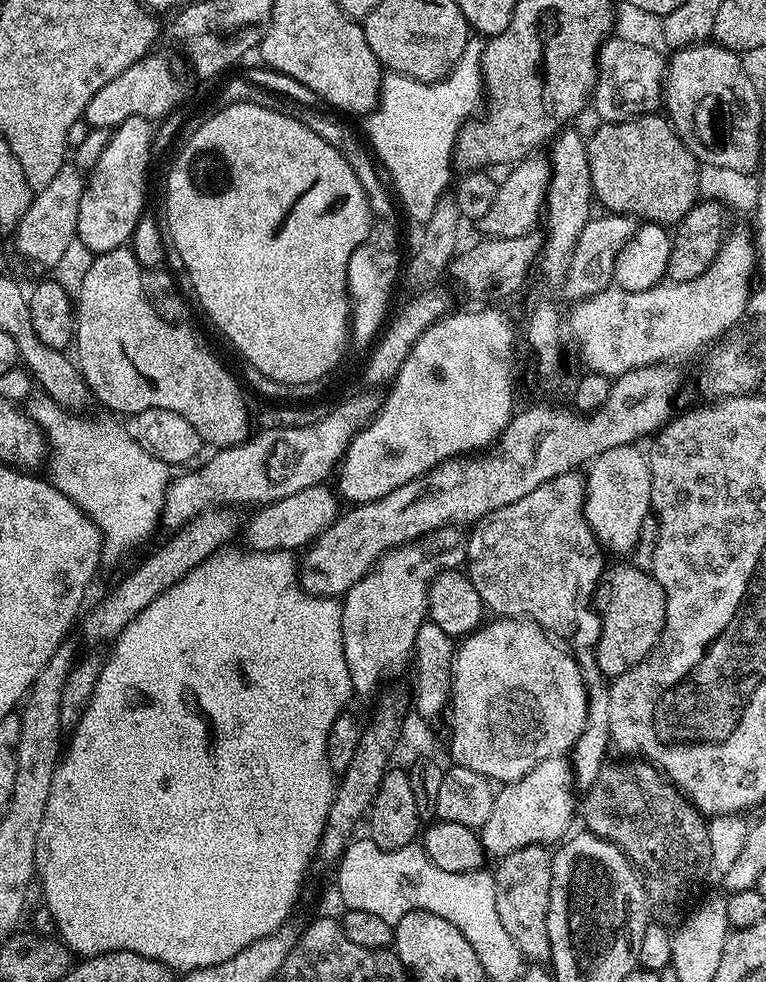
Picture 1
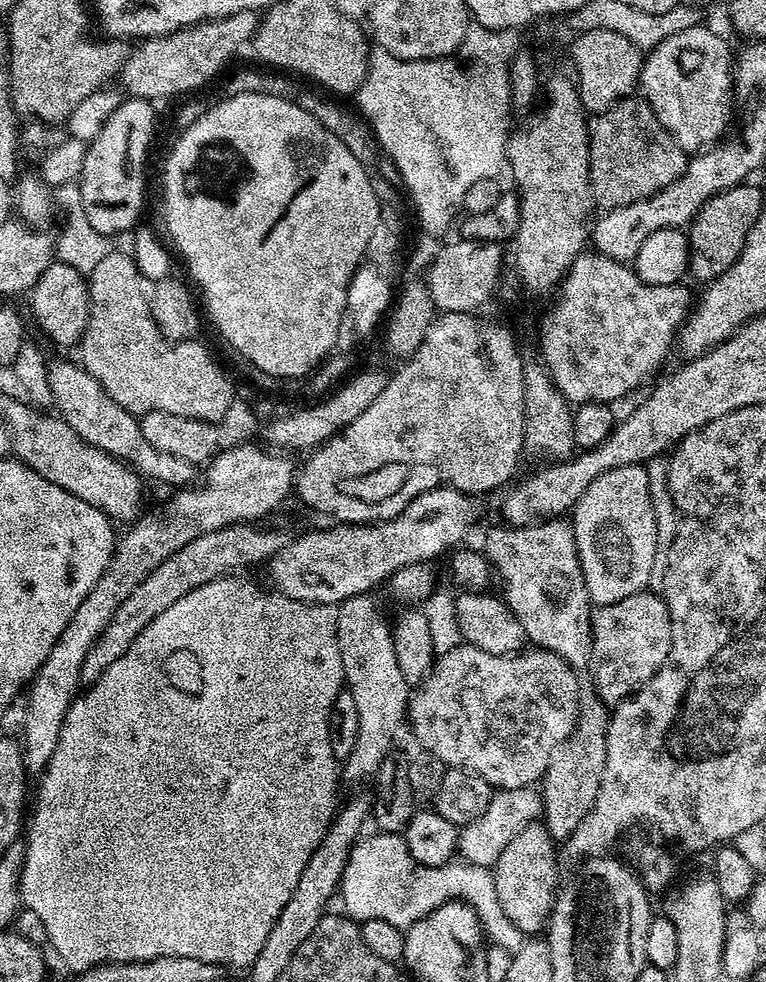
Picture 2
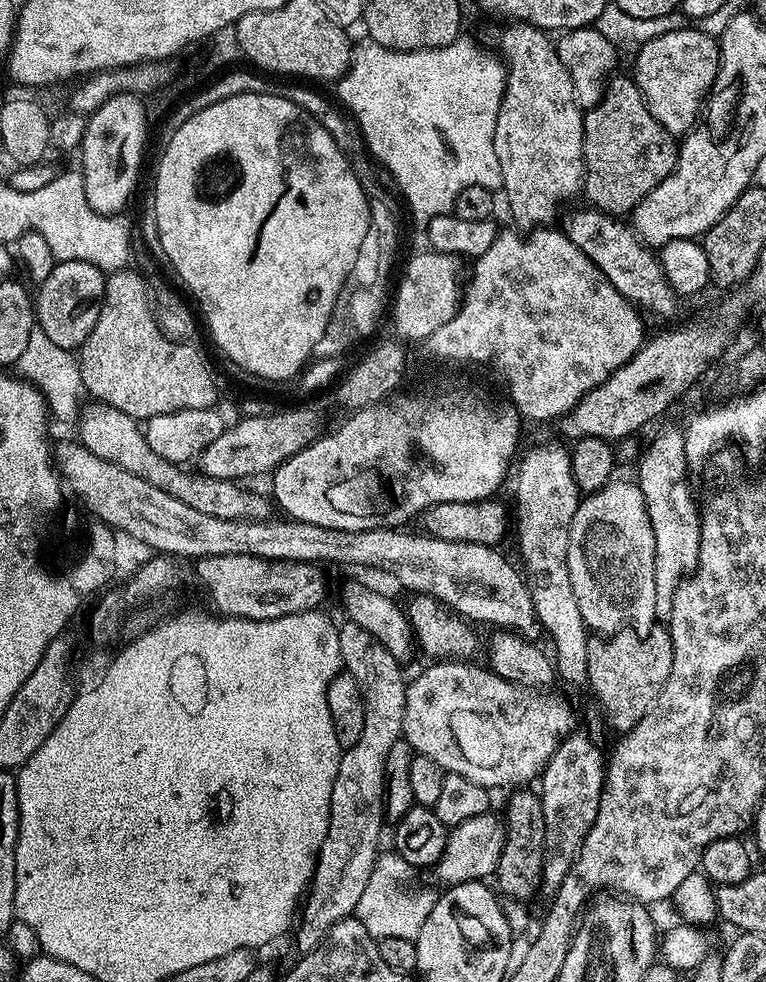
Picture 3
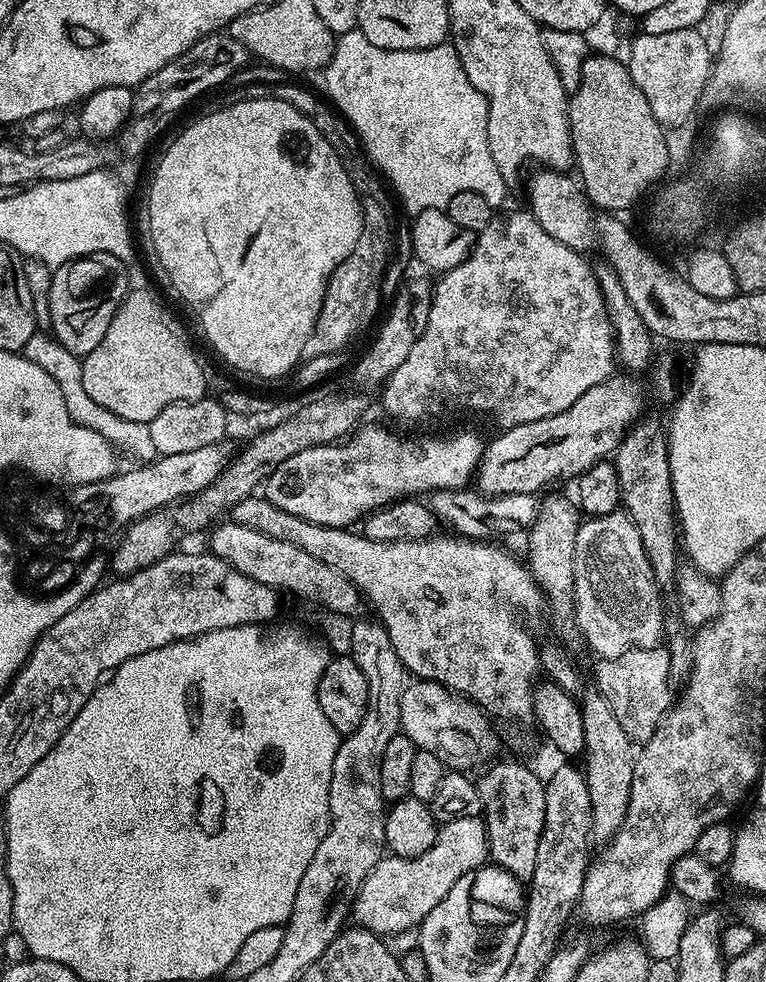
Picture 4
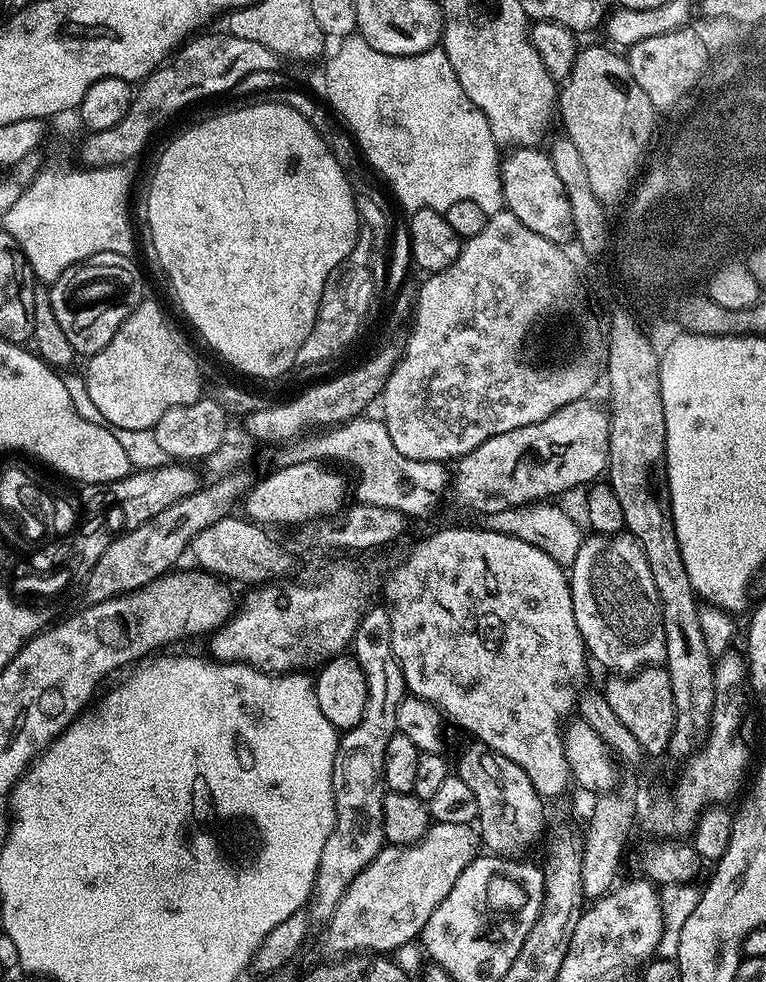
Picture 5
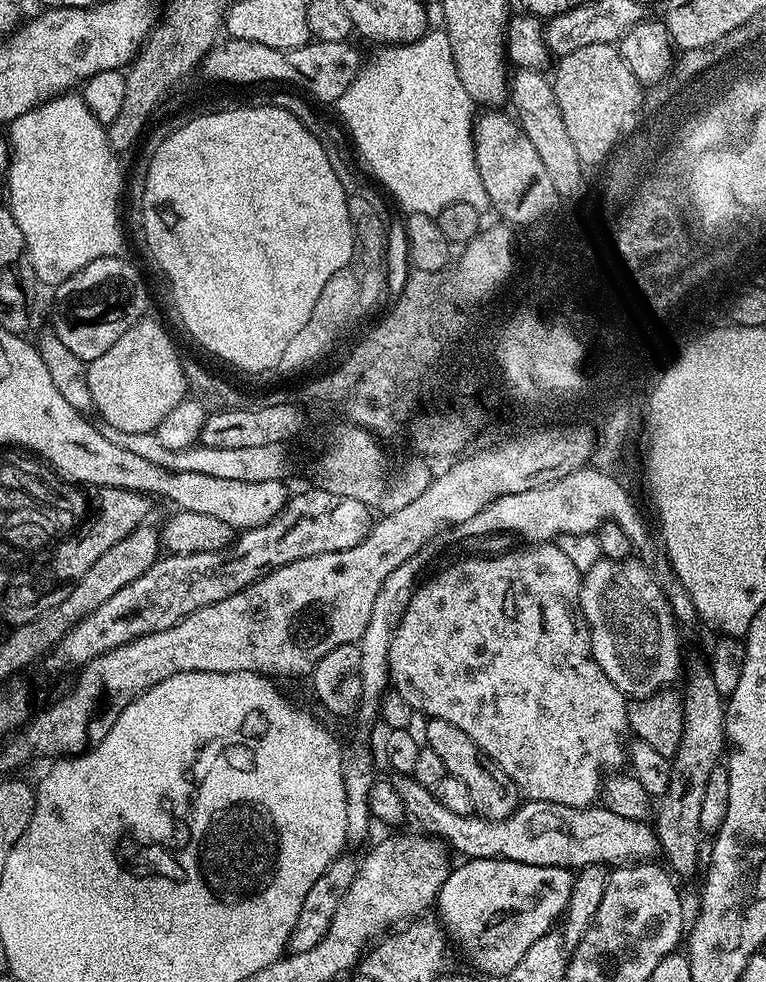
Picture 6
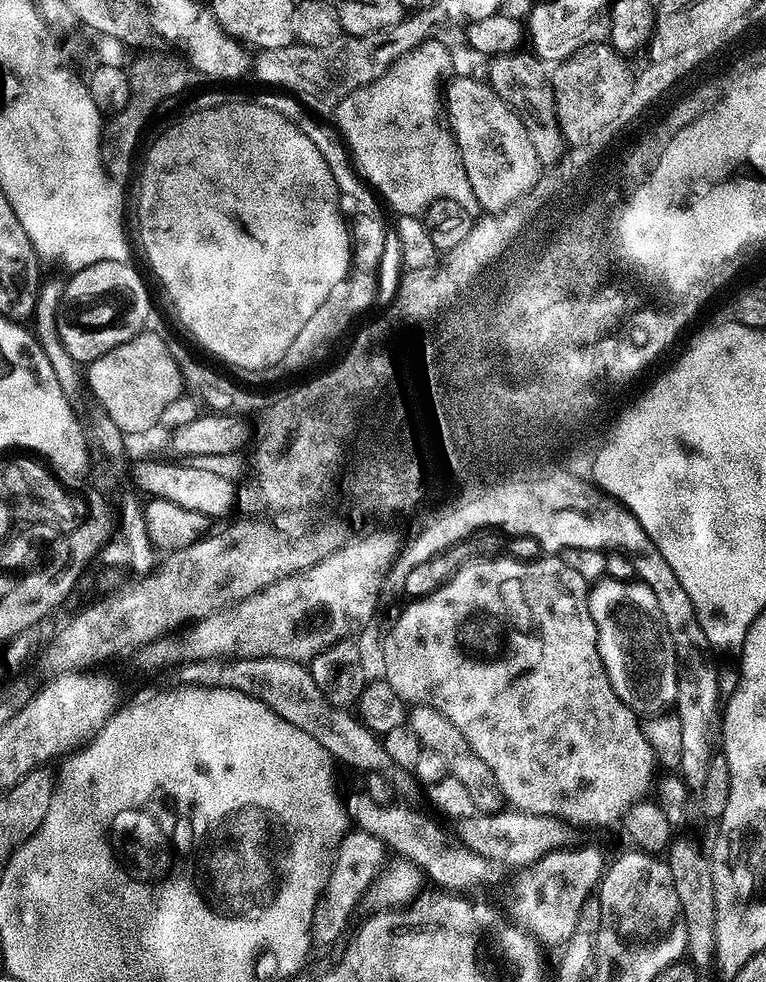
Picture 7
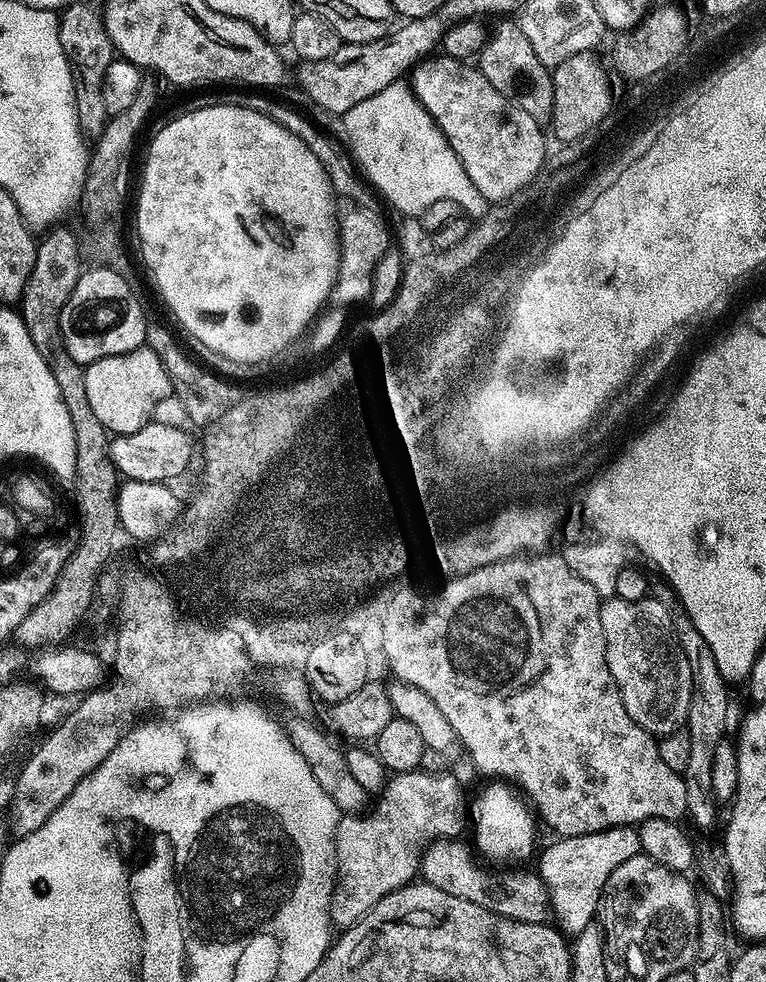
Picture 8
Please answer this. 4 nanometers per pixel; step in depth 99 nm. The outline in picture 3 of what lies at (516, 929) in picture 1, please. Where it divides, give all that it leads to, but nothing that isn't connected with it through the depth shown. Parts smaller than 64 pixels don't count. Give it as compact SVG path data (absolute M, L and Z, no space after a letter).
M516 790L511 793L508 805L502 811L504 829L504 845L498 858L498 866L494 880L500 883L499 891L508 900L528 902L528 899L542 888L544 875L544 839L546 838L546 822L542 818L542 802L535 791Z

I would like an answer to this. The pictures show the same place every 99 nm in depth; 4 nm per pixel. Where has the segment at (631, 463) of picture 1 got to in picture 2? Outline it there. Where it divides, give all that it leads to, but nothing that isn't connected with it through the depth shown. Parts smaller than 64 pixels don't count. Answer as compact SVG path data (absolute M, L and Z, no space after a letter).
M631 464L602 474L585 490L576 507L572 509L570 523L578 533L580 570L589 601L593 605L622 602L622 598L630 598L630 594L638 594L649 587L648 579L651 578L652 567L656 564L658 537L647 467Z

